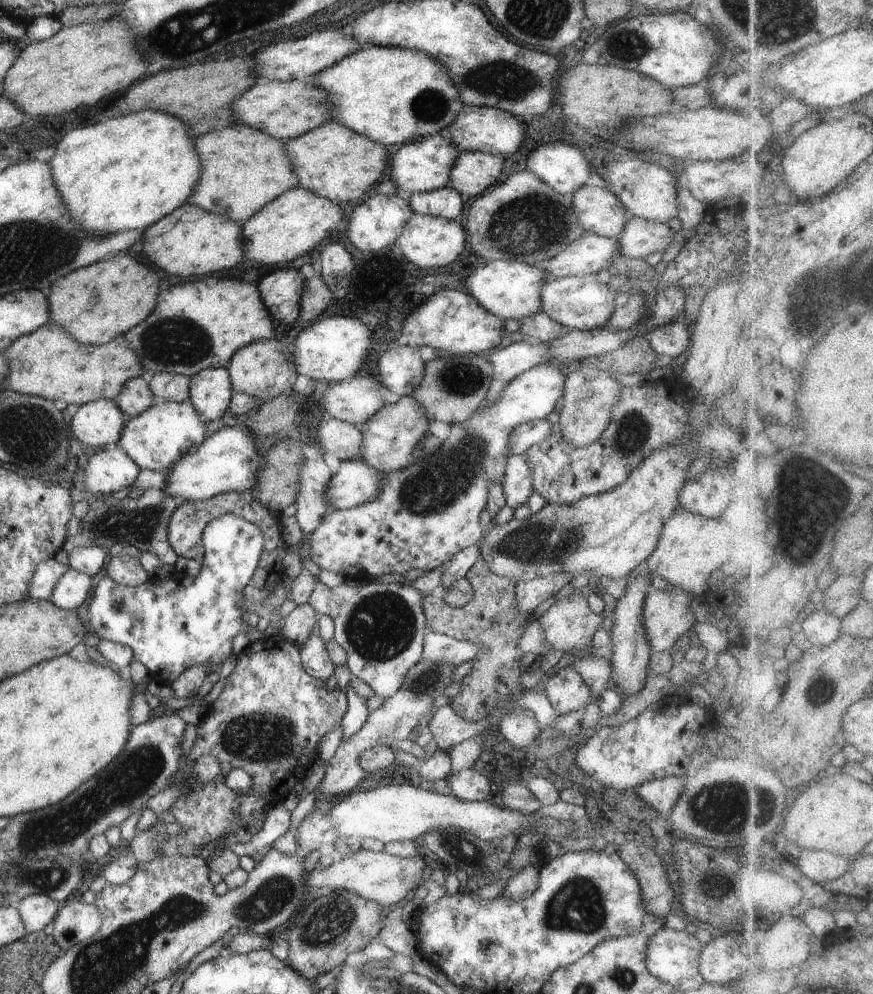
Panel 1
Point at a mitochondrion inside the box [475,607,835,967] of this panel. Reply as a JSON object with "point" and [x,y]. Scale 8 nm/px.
{"point":[577,906]}

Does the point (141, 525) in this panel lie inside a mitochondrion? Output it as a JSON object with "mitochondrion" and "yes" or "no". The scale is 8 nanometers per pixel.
{"mitochondrion":"yes"}

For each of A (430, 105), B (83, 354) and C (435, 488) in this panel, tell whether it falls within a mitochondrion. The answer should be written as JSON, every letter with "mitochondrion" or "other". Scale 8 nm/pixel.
{"A":"mitochondrion","B":"other","C":"mitochondrion"}

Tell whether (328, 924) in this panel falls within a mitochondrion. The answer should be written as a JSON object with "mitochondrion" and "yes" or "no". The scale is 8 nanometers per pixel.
{"mitochondrion":"yes"}

